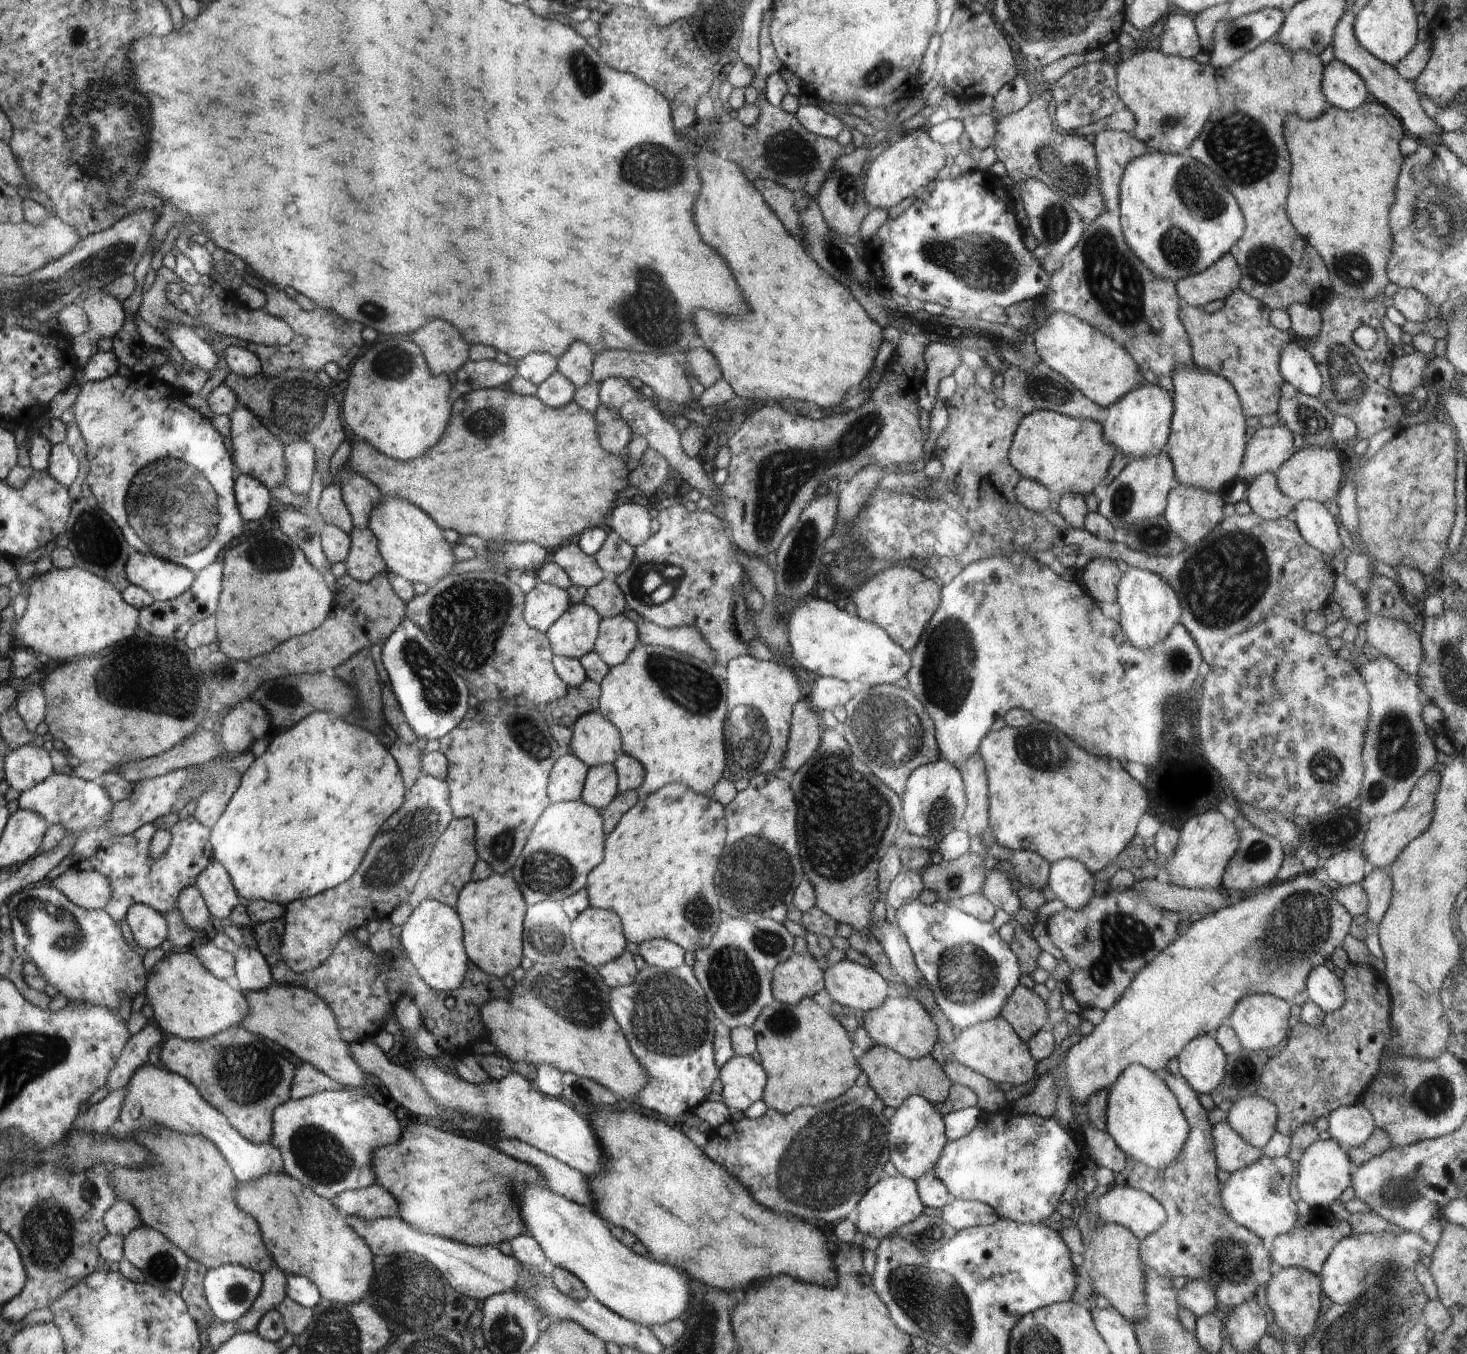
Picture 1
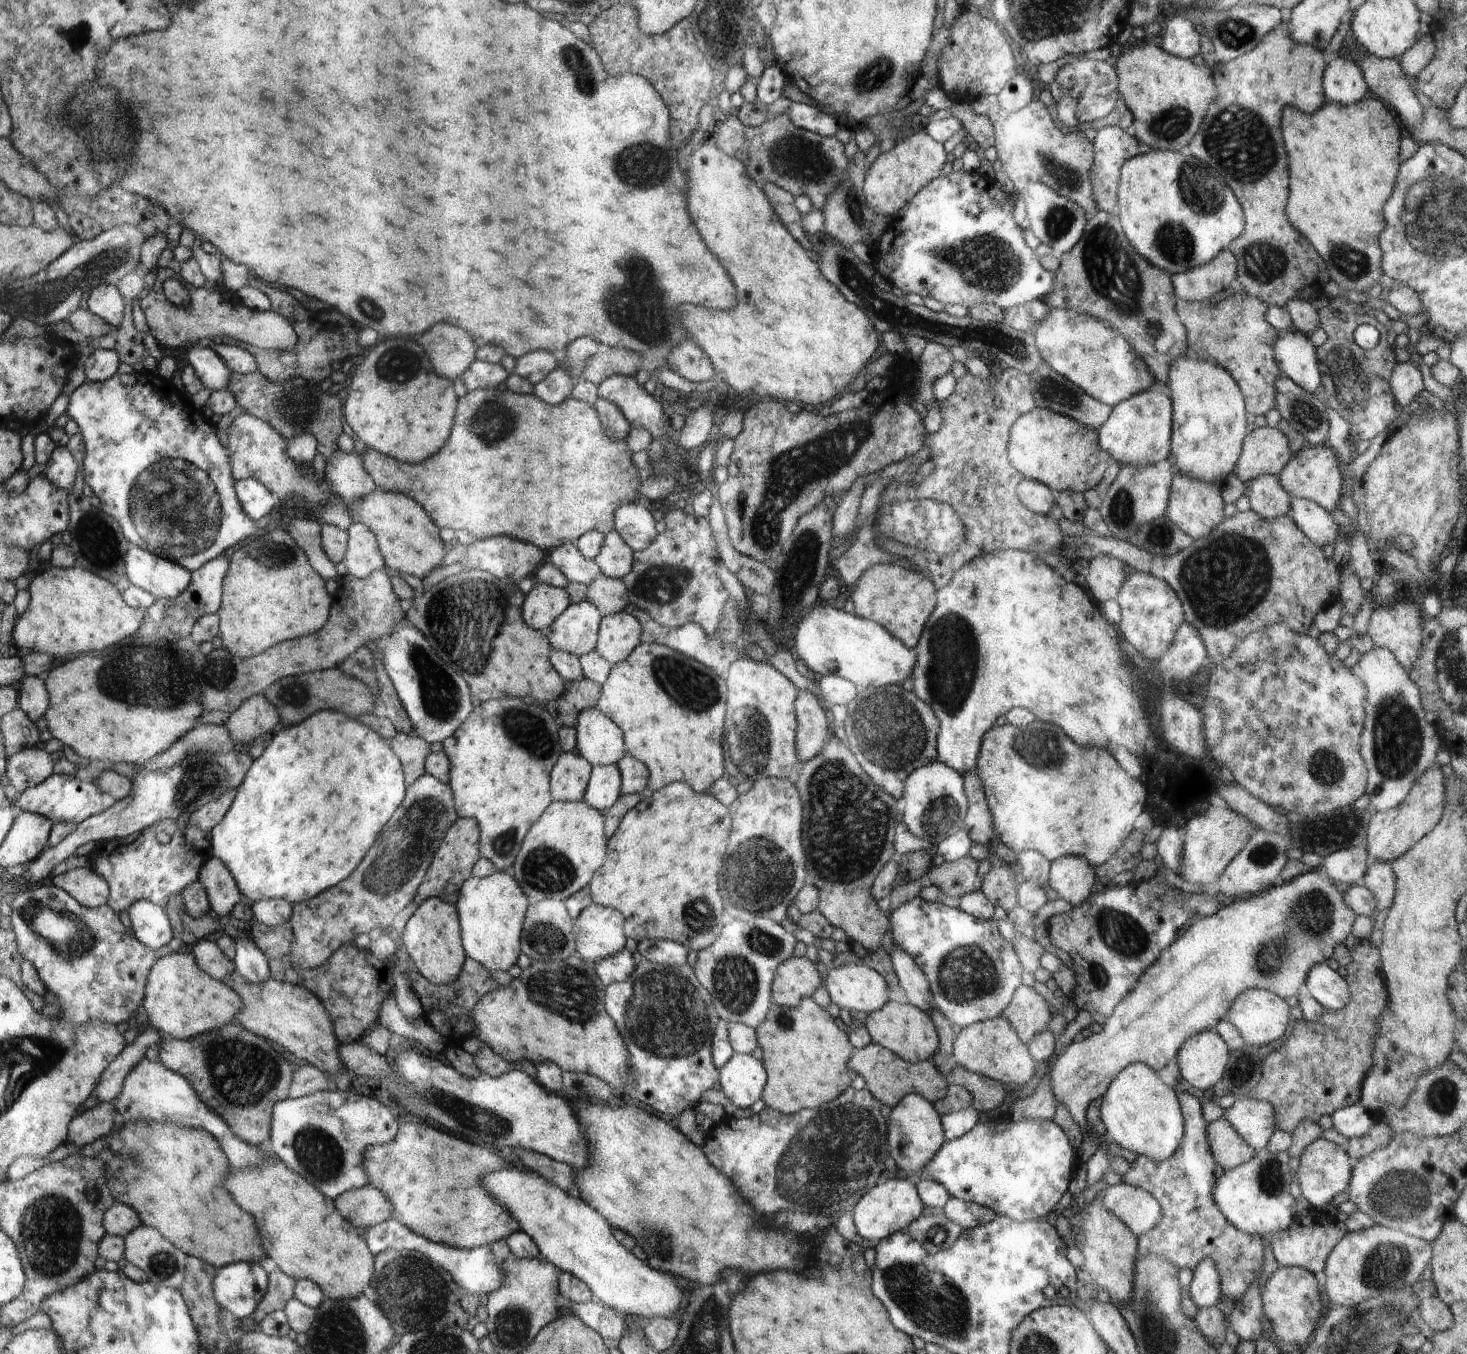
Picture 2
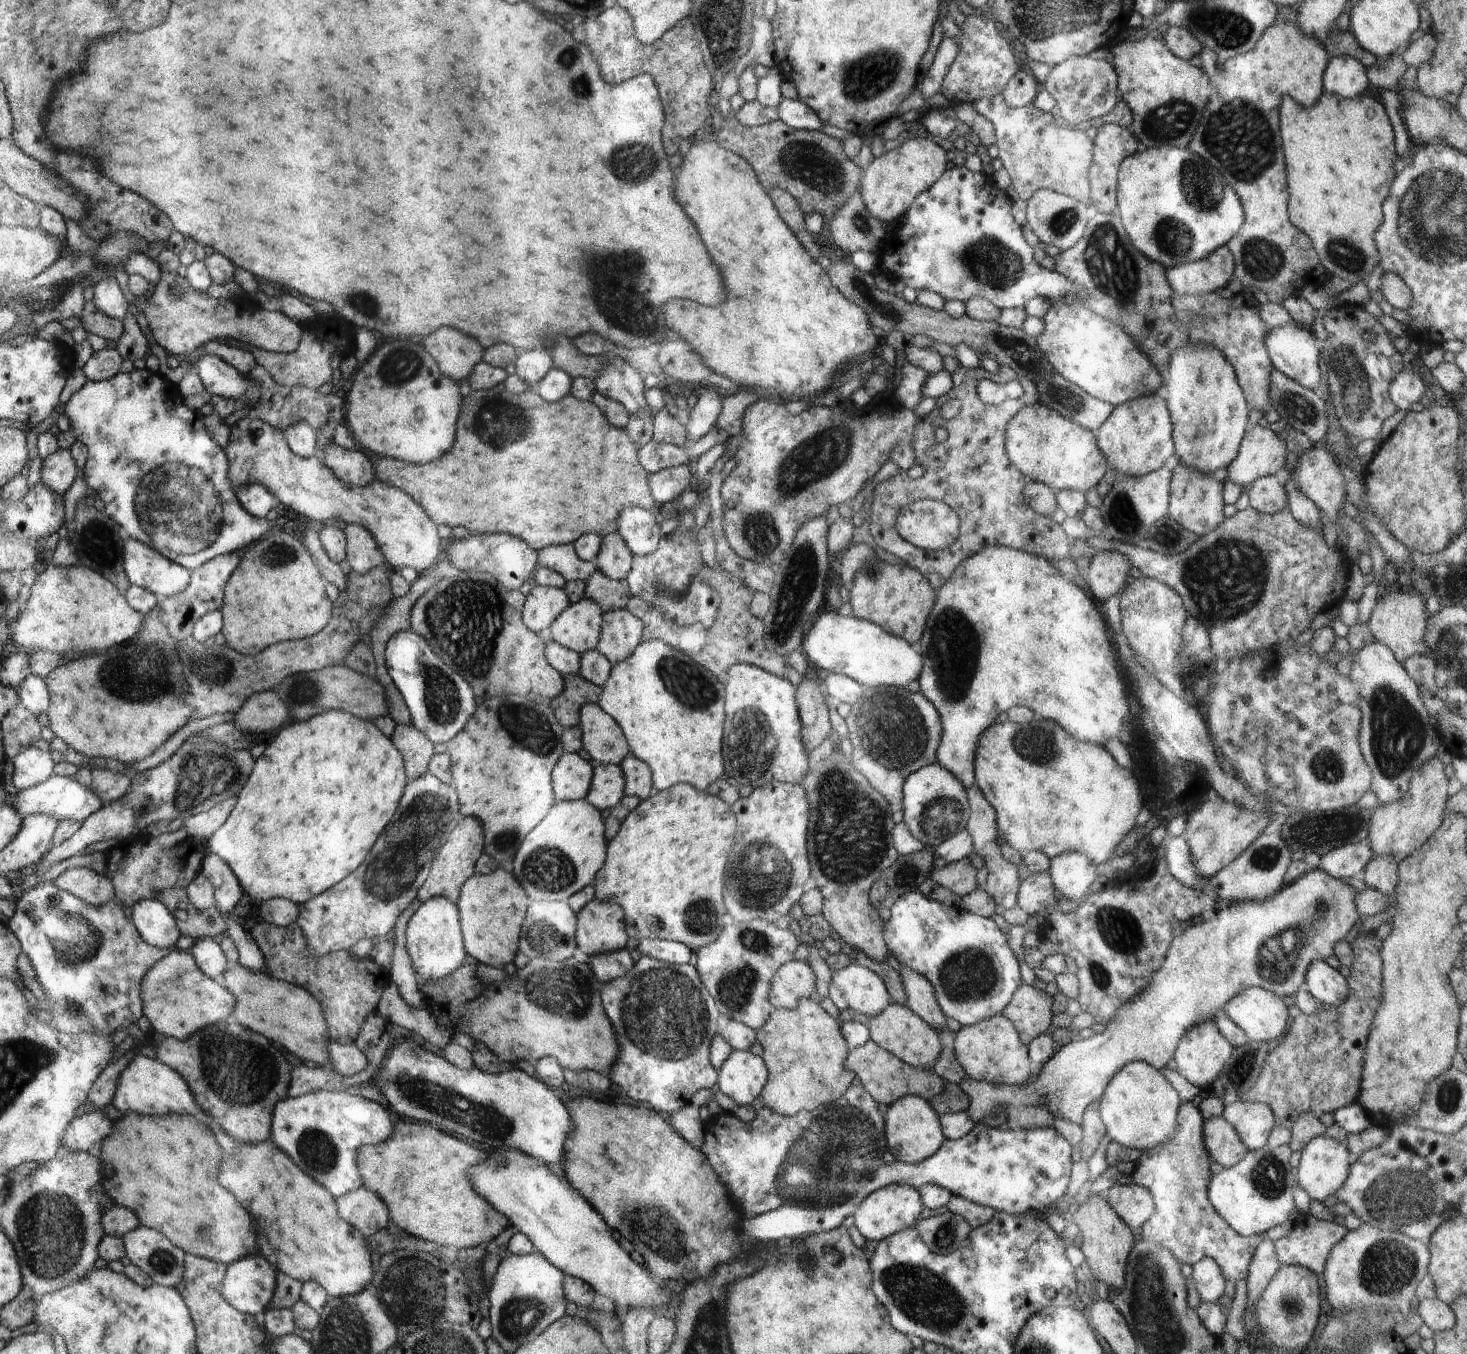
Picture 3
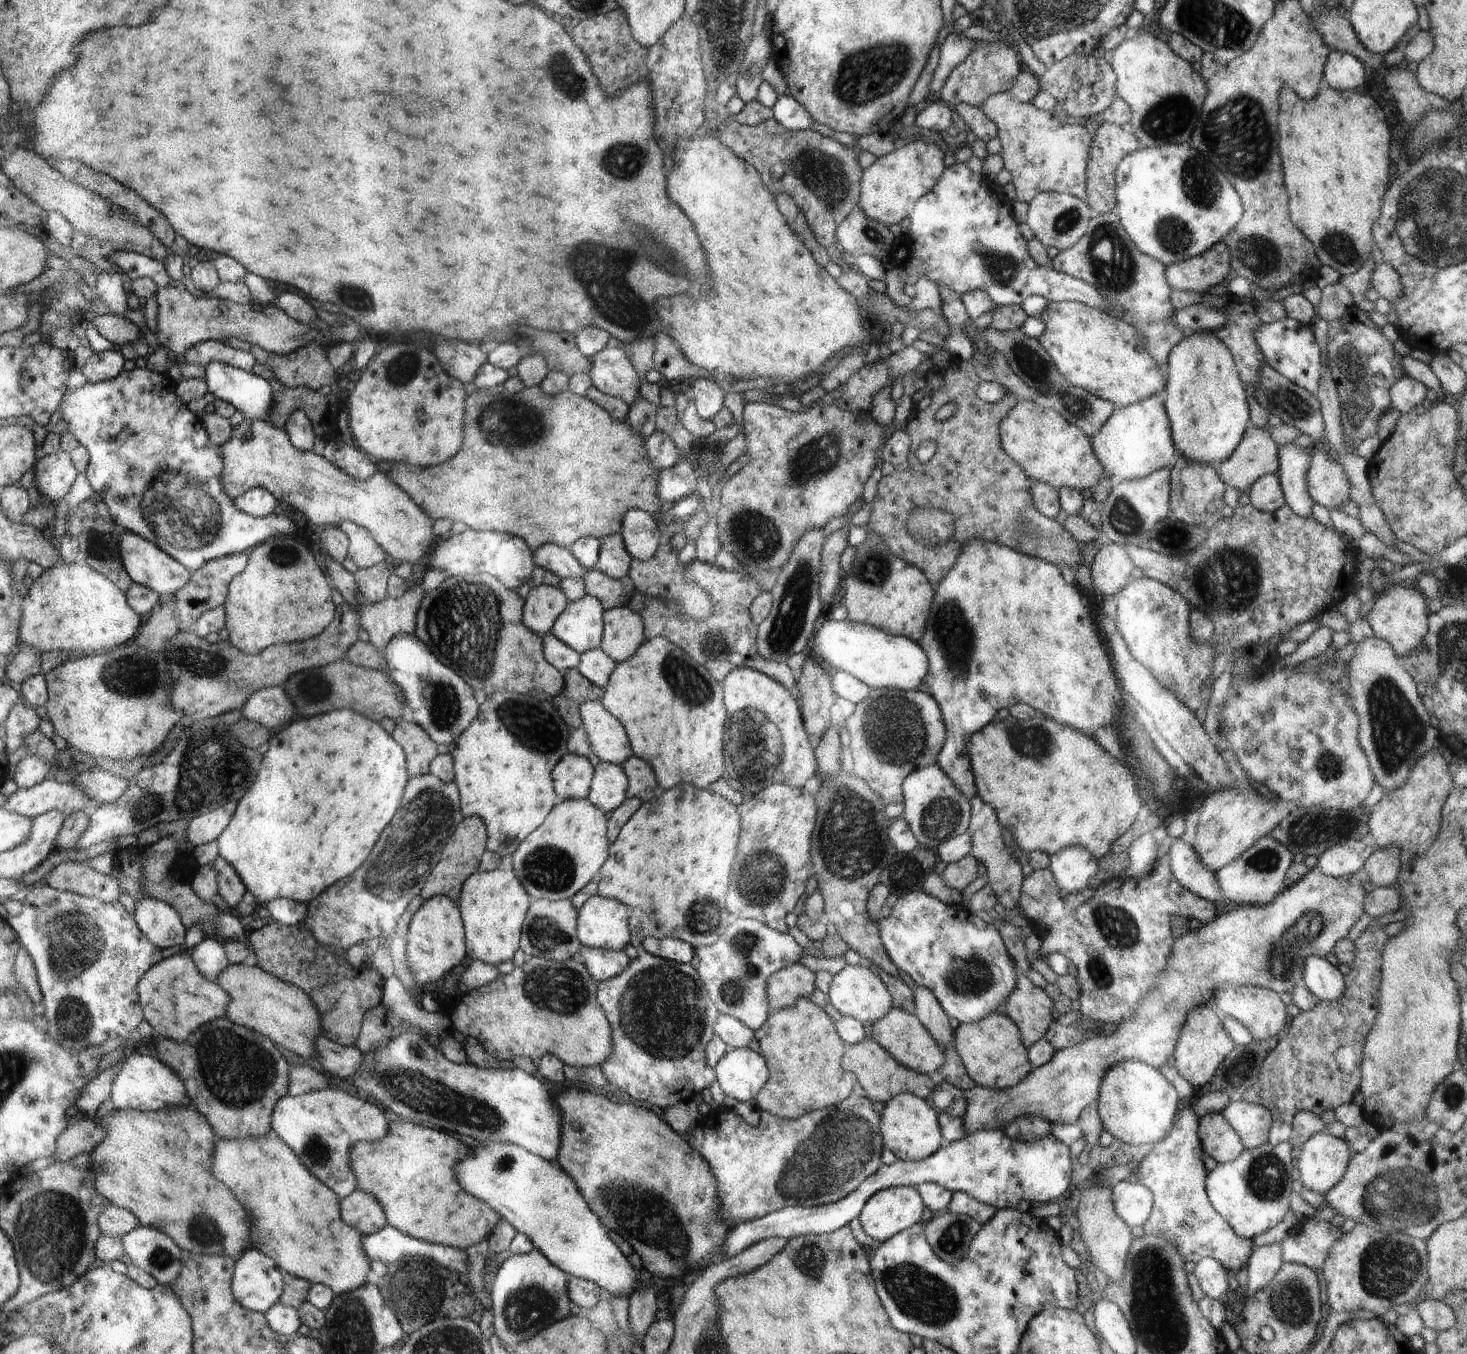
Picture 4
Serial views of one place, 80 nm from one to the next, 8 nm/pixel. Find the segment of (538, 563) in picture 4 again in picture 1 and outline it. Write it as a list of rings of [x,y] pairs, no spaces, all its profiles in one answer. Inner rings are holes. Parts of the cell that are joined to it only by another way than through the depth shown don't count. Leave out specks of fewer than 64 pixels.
[[[577,541],[559,548],[549,559],[564,569],[572,585],[589,589],[607,576],[594,557],[584,554]]]

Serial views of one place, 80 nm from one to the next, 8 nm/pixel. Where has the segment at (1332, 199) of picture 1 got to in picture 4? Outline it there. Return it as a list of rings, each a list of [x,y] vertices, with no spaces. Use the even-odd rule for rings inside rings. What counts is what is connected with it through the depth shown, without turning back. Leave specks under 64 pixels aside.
[[[1290,88],[1280,92],[1280,154],[1284,166],[1284,180],[1290,194],[1290,216],[1296,228],[1306,234],[1323,265],[1337,270],[1341,276],[1354,274],[1370,259],[1374,245],[1372,224],[1380,214],[1380,200],[1390,178],[1390,128],[1386,124],[1384,103],[1358,92],[1322,90],[1312,100],[1302,100]]]

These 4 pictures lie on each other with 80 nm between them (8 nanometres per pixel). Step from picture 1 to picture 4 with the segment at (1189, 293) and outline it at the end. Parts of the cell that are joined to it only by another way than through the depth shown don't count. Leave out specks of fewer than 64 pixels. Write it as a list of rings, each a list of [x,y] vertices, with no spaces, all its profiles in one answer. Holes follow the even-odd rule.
[[[1219,242],[1209,248],[1204,254],[1196,255],[1184,260],[1173,262],[1165,266],[1165,277],[1171,288],[1180,290],[1194,290],[1200,294],[1208,294],[1210,288],[1219,284],[1227,284],[1226,277],[1231,269],[1231,252],[1226,244]]]

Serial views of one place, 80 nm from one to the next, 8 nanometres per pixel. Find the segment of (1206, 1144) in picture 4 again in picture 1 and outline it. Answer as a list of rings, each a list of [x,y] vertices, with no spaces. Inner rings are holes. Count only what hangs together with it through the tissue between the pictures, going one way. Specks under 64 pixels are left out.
[[[1227,1120],[1212,1126],[1216,1164],[1224,1172],[1246,1168],[1263,1155],[1263,1149],[1245,1141]]]

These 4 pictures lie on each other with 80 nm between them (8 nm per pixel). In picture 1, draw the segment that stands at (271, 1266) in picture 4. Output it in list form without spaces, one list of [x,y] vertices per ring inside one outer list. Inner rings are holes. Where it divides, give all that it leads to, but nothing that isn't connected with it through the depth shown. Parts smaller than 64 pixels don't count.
[[[240,1265],[208,1270],[203,1278],[207,1303],[222,1322],[242,1319],[263,1290],[262,1273]]]

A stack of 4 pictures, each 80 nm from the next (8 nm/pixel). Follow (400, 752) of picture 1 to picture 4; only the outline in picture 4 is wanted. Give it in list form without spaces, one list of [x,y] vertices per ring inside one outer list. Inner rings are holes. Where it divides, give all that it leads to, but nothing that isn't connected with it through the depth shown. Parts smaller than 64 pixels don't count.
[[[404,719],[395,720],[395,729],[391,734],[404,748],[408,768],[413,776],[430,773],[432,762],[436,759],[436,744],[432,737],[419,724]]]

